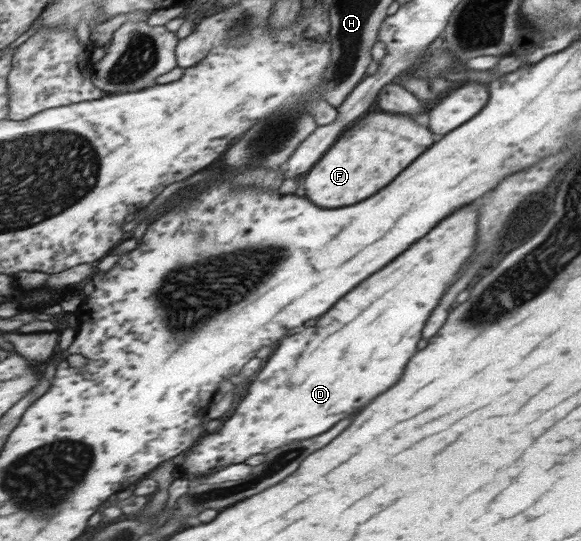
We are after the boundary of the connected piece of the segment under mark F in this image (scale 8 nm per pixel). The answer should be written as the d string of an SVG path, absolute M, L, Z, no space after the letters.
M366 115L350 131L324 153L324 157L306 173L304 189L306 199L312 199L316 207L346 207L354 205L378 189L388 185L404 167L408 167L424 149L428 149L438 137L434 137L424 125L416 125L410 115Z

